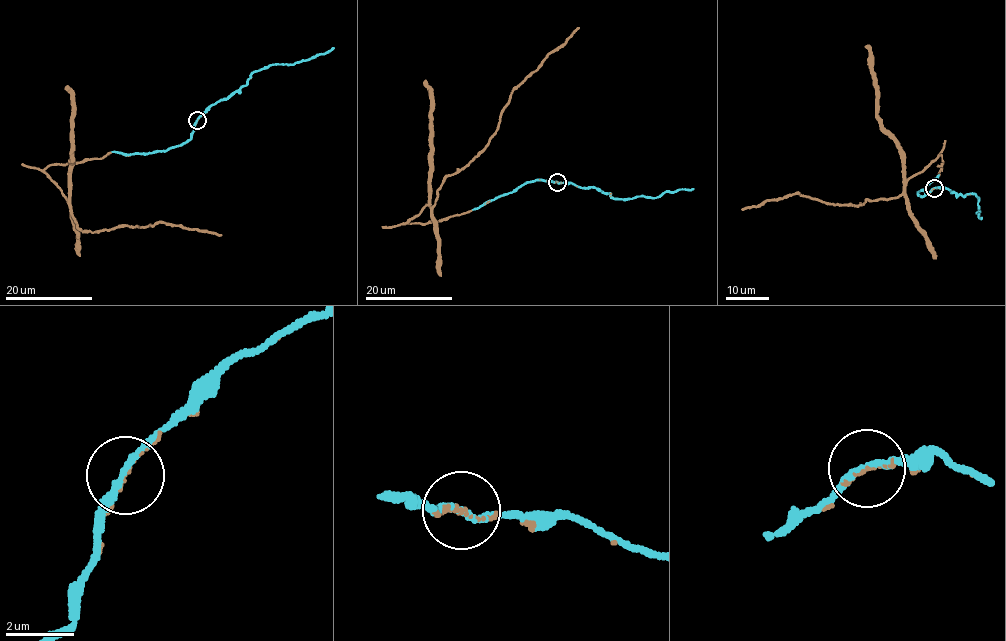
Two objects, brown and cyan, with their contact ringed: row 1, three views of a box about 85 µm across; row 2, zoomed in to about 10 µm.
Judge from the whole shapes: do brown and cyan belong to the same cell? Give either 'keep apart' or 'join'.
join

